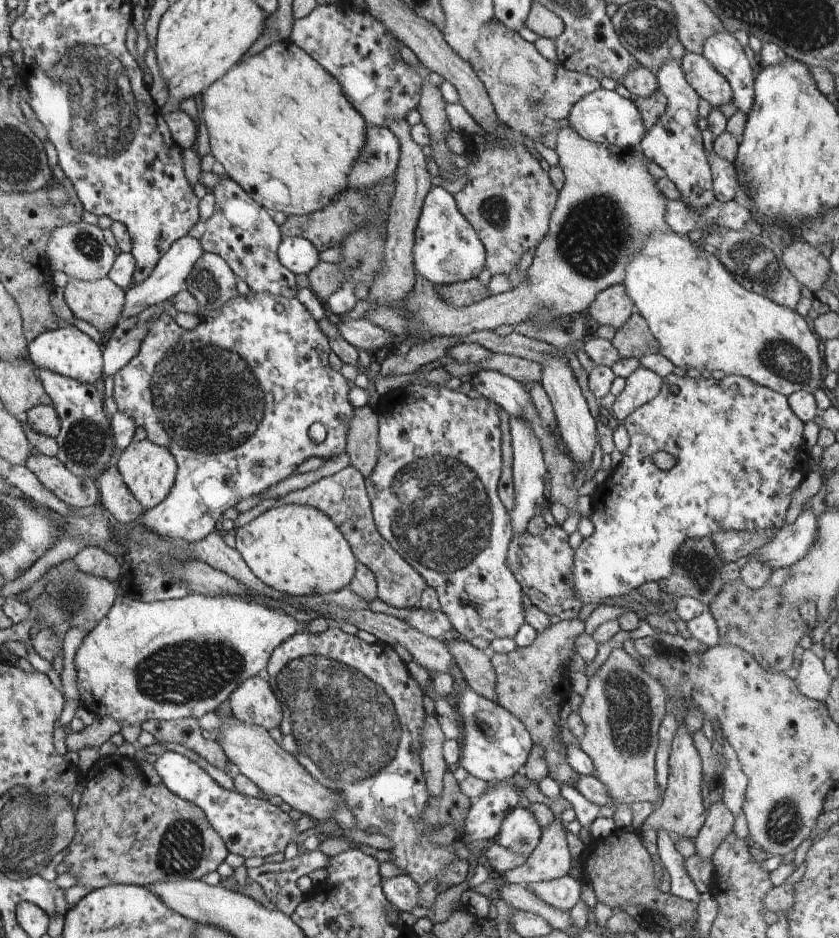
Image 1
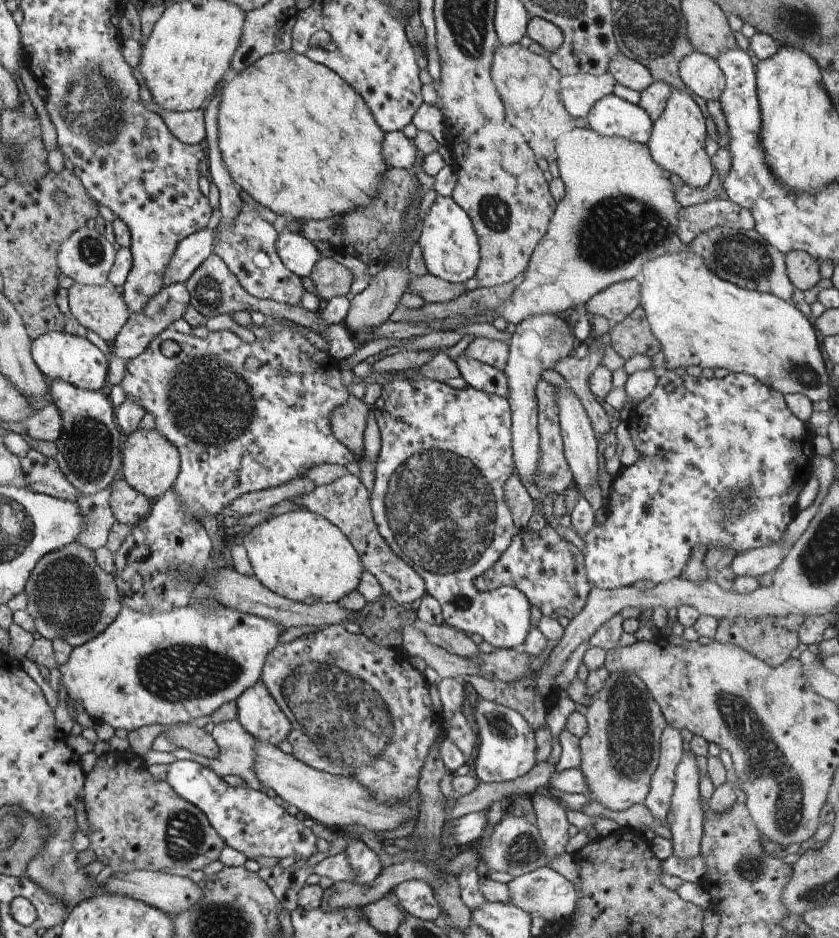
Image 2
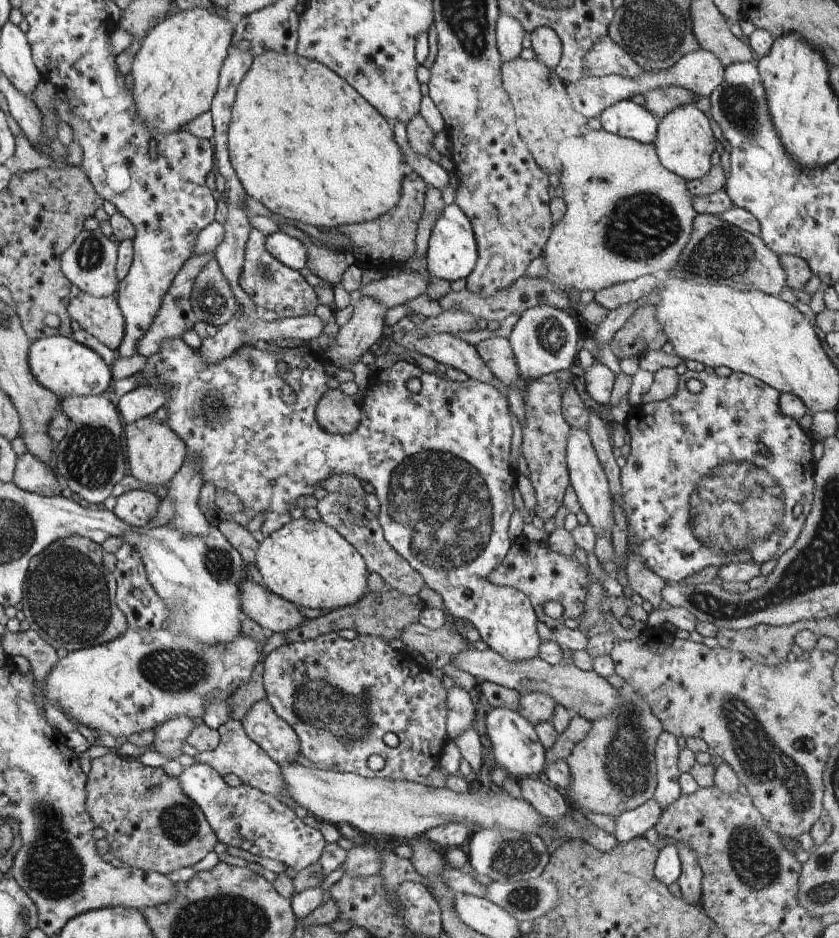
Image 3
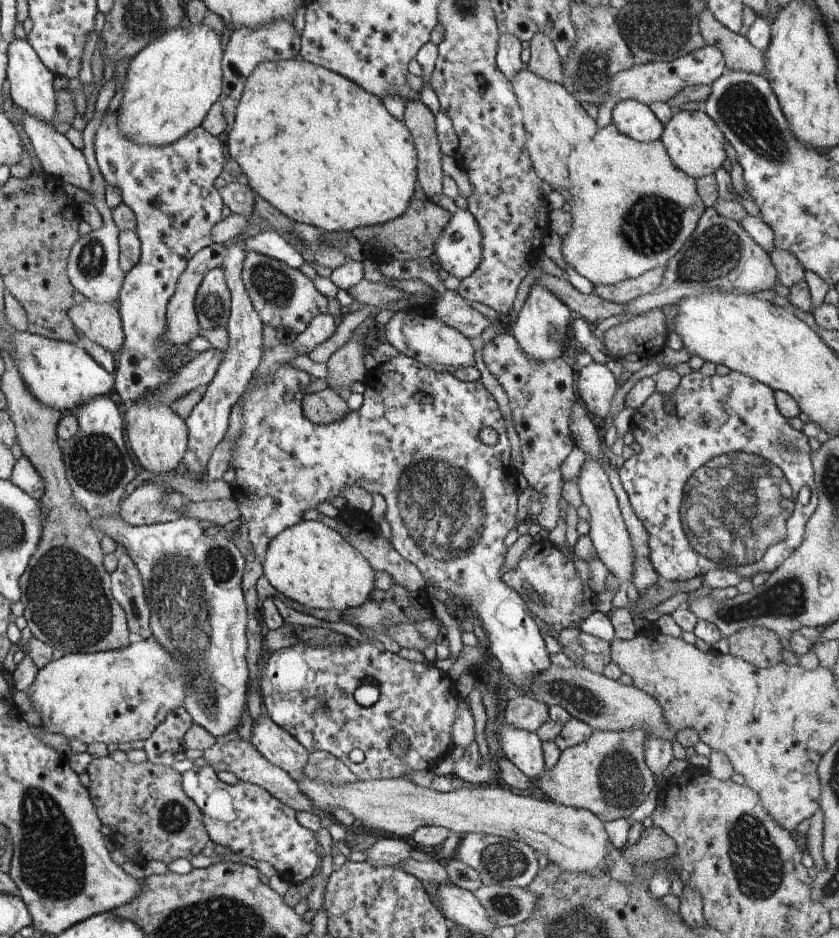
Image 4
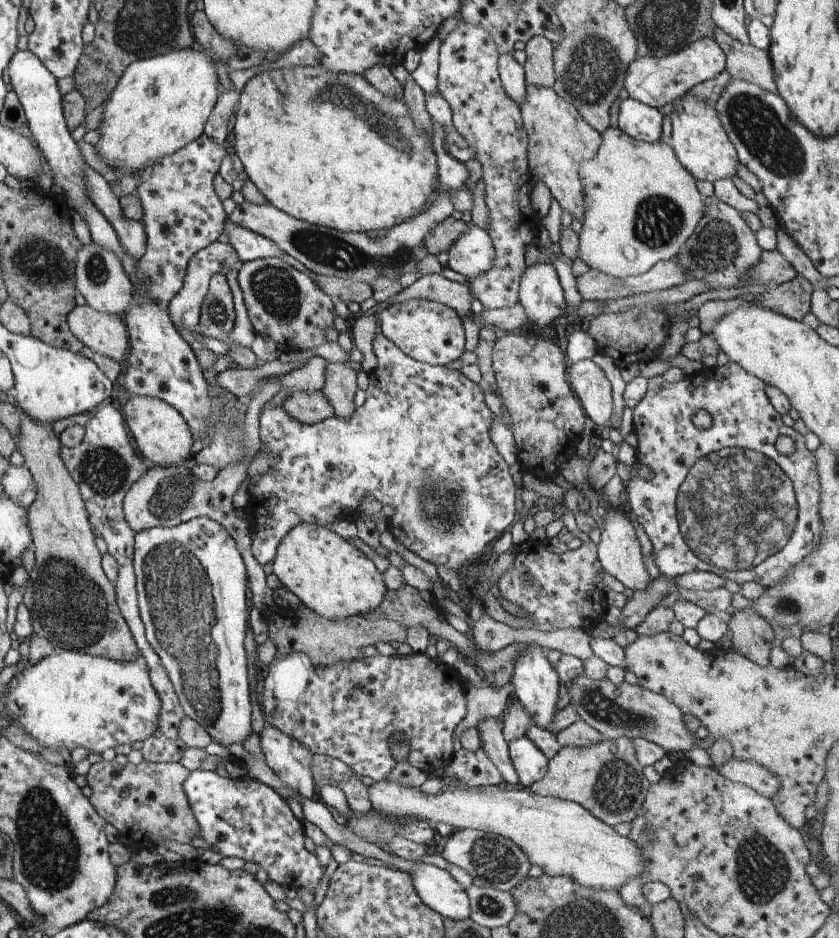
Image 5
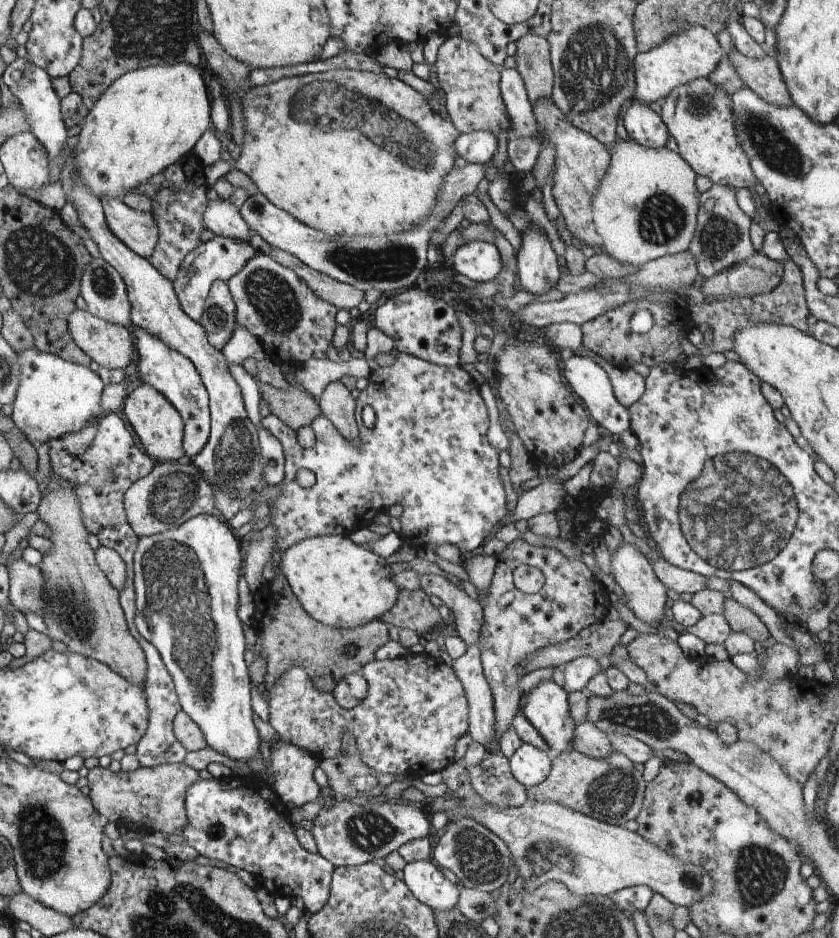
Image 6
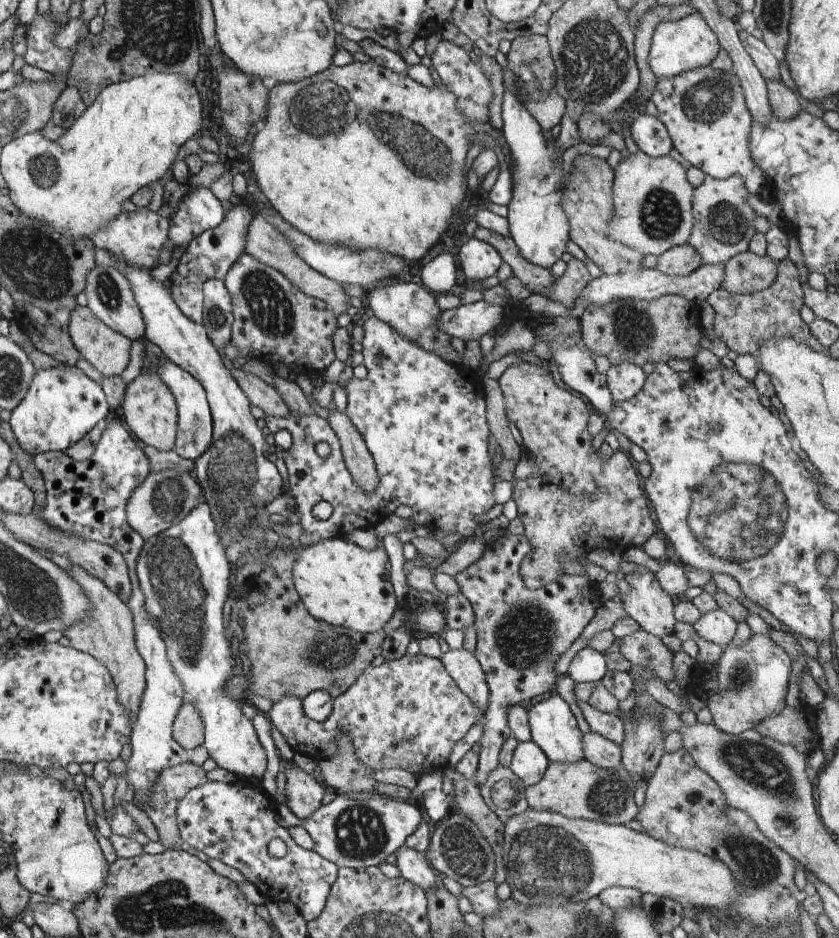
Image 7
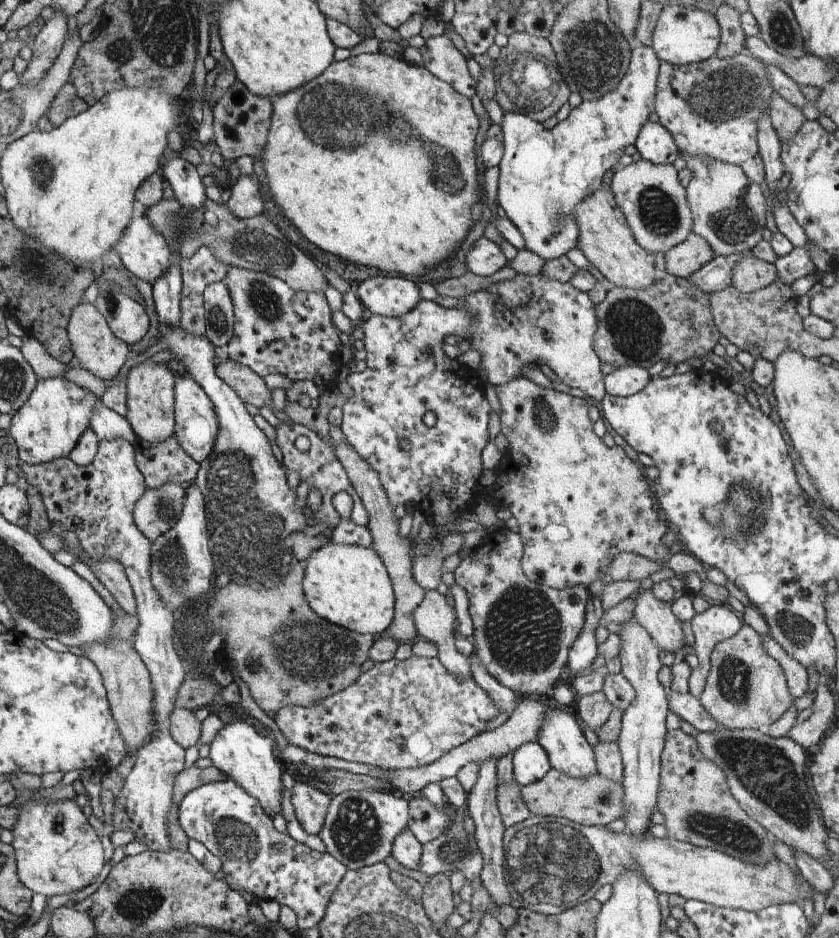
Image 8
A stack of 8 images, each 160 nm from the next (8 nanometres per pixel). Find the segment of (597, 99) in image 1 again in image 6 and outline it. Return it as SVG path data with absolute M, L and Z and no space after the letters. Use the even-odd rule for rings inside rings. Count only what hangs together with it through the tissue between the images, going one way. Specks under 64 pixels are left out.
M632 100L622 111L623 124L631 138L646 148L662 148L669 130L662 117L648 105Z

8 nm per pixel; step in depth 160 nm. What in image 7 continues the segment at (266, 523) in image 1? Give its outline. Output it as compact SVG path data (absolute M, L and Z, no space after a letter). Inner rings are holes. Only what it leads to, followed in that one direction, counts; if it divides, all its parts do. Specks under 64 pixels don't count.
M390 514L374 530L378 546L374 550L351 543L344 537L334 537L306 546L293 568L293 582L309 613L315 619L331 625L347 626L359 633L382 631L399 605L390 583L390 561L383 538L401 530L412 532L423 525L411 518Z

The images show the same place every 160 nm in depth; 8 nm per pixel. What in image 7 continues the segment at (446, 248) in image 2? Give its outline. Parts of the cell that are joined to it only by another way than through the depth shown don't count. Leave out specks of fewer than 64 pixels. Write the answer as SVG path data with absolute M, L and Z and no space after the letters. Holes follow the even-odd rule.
M475 236L461 246L459 260L464 274L475 282L496 274L503 261L491 244L478 240Z

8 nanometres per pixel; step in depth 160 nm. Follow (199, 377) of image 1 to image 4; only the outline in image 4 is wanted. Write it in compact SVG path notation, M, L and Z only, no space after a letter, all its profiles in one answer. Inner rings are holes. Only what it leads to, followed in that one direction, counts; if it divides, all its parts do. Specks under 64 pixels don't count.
M398 353L388 362L377 364L373 369L370 369L370 382L363 392L363 403L359 409L350 411L346 418L336 422L331 422L325 425L318 425L310 422L310 419L305 417L302 410L301 402L304 400L304 386L312 381L312 376L306 371L300 371L286 364L277 368L273 374L273 379L270 383L264 383L255 387L250 393L242 394L243 413L245 425L243 432L237 438L235 449L232 452L230 467L235 470L236 478L233 484L234 497L240 507L241 516L250 526L251 550L257 556L260 564L262 564L270 541L277 537L283 530L289 529L291 526L297 525L304 520L304 512L306 510L316 509L323 503L329 502L332 498L341 495L348 487L363 487L368 492L380 493L387 502L387 511L385 518L391 526L392 536L390 544L398 551L398 554L414 563L420 572L424 575L425 580L433 580L439 588L448 591L452 597L457 597L469 603L469 612L473 615L480 616L482 619L485 634L489 640L488 653L496 656L500 661L501 672L507 677L507 680L515 685L518 689L521 687L524 691L528 691L535 679L540 673L551 668L551 660L544 639L540 635L540 631L532 616L530 616L529 608L526 603L520 598L520 595L501 579L500 569L504 560L507 548L504 547L504 537L510 529L514 528L518 522L517 518L517 496L521 485L519 474L516 469L511 466L510 462L510 442L506 438L506 430L504 427L504 419L496 400L492 394L482 385L482 381L459 381L452 373L436 372L428 367L424 362L418 362L415 358ZM286 392L292 392L294 398L290 401L285 401L282 397ZM490 426L496 430L498 440L496 444L486 445L480 441L478 432Z

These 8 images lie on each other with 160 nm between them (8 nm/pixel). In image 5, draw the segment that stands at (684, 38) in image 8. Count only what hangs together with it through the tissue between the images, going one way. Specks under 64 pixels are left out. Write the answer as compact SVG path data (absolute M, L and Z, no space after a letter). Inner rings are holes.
M713 37L691 42L686 48L666 56L645 56L634 59L626 71L623 82L630 99L636 99L659 109L667 102L684 97L691 88L717 77L725 69L725 54Z

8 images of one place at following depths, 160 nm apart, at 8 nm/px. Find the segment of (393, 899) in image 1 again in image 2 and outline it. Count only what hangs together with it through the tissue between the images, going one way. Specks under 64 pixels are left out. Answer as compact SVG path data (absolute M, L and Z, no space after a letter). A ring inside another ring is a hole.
M410 879L402 881L394 888L401 908L413 917L428 922L439 922L442 912L432 887L423 880Z

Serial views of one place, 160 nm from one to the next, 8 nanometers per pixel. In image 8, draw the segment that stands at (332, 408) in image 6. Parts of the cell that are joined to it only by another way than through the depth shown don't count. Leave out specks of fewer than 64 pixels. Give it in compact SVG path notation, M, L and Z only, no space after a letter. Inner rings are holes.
M350 440L335 446L334 451L337 458L341 461L342 466L348 472L350 482L364 503L366 512L369 514L369 523L367 527L371 532L373 541L371 548L377 551L382 562L387 568L389 577L393 584L395 594L395 613L390 626L385 630L384 635L392 637L399 643L411 643L412 638L418 633L414 627L413 612L422 602L425 590L420 586L413 577L413 559L411 556L411 542L408 538L399 533L399 522L394 517L394 508L388 500L384 487L378 473L369 464L366 464L352 448Z

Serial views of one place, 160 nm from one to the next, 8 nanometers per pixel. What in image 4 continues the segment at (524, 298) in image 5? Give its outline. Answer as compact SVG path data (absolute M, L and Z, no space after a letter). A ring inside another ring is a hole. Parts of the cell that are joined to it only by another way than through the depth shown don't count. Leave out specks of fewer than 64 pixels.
M533 285L513 325L513 335L520 348L531 358L544 363L562 355L562 343L570 328L570 309L549 288Z

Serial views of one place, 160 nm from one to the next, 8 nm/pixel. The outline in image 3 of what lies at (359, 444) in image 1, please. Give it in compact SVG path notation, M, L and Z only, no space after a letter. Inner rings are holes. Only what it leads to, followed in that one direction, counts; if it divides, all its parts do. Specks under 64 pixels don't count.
M330 389L317 402L316 419L332 434L346 434L359 426L360 408L354 404L352 396L346 396L339 389Z

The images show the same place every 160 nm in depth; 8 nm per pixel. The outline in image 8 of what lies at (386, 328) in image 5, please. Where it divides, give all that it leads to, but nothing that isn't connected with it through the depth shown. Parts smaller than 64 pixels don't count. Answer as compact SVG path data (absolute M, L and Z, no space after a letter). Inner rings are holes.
M378 275L354 285L354 290L373 315L400 318L421 301L417 285L406 278Z

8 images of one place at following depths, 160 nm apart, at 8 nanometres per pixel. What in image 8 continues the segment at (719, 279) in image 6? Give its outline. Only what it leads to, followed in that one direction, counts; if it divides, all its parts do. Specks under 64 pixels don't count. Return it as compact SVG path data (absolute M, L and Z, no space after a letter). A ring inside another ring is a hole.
M746 255L734 265L731 284L740 292L751 293L772 284L776 278L777 270L774 263Z

